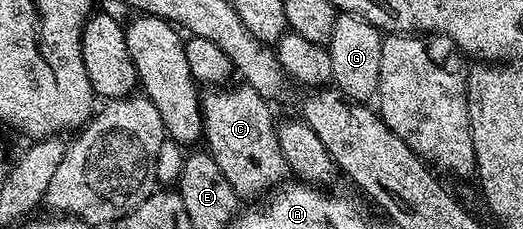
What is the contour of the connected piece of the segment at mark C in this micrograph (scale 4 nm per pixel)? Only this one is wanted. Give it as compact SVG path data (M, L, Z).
M246 85L231 86L208 90L211 92L202 96L205 147L240 197L247 200L254 195L266 196L289 175L289 168L275 132L277 119L271 116L272 104L263 99L257 89Z

